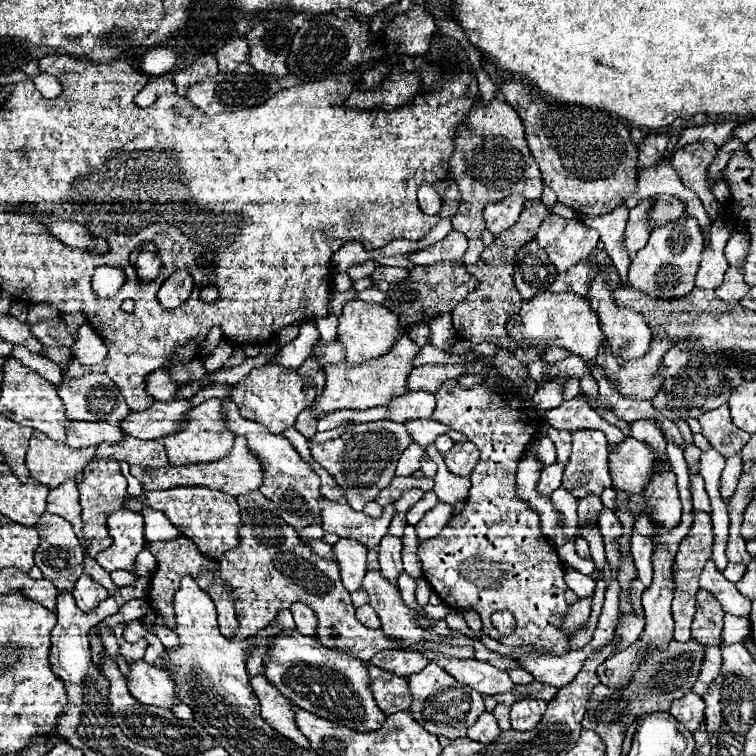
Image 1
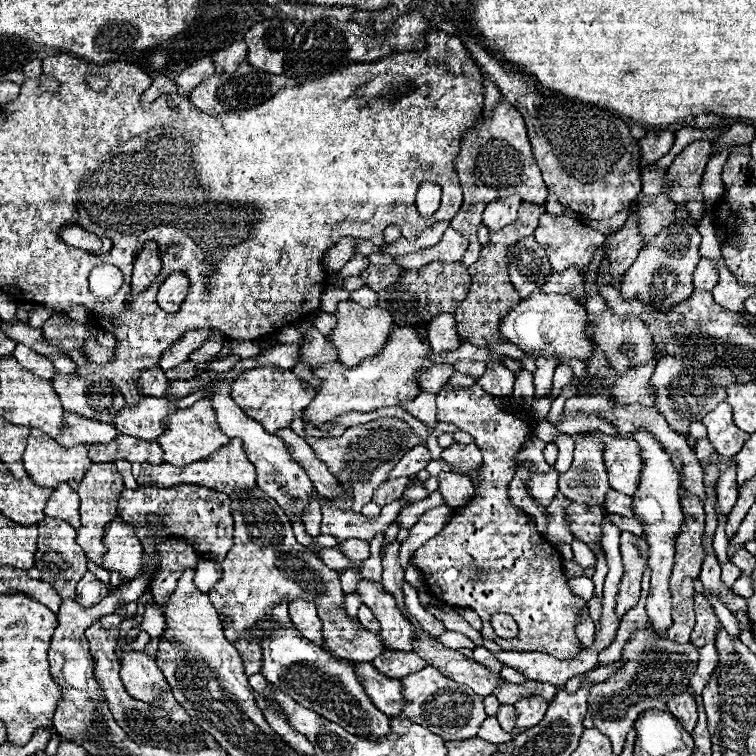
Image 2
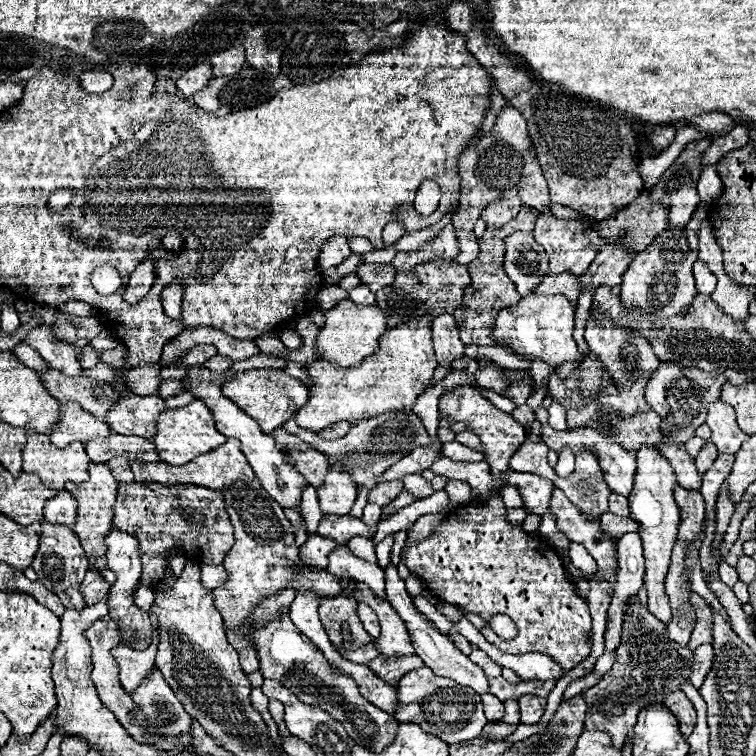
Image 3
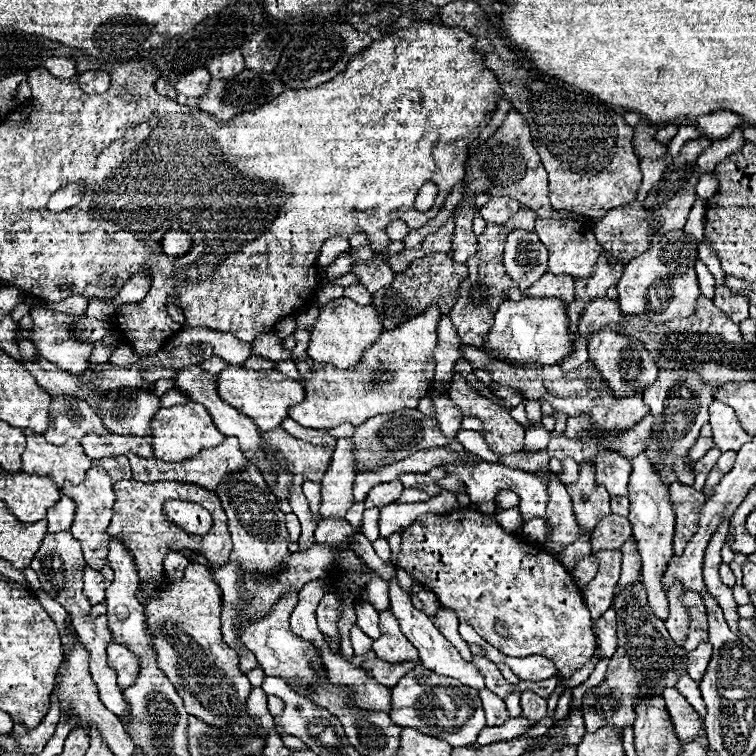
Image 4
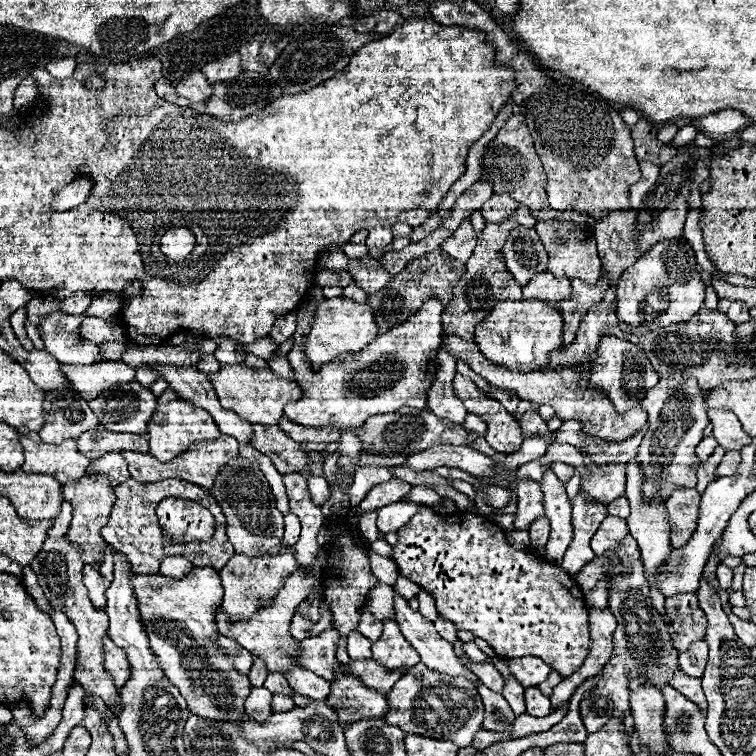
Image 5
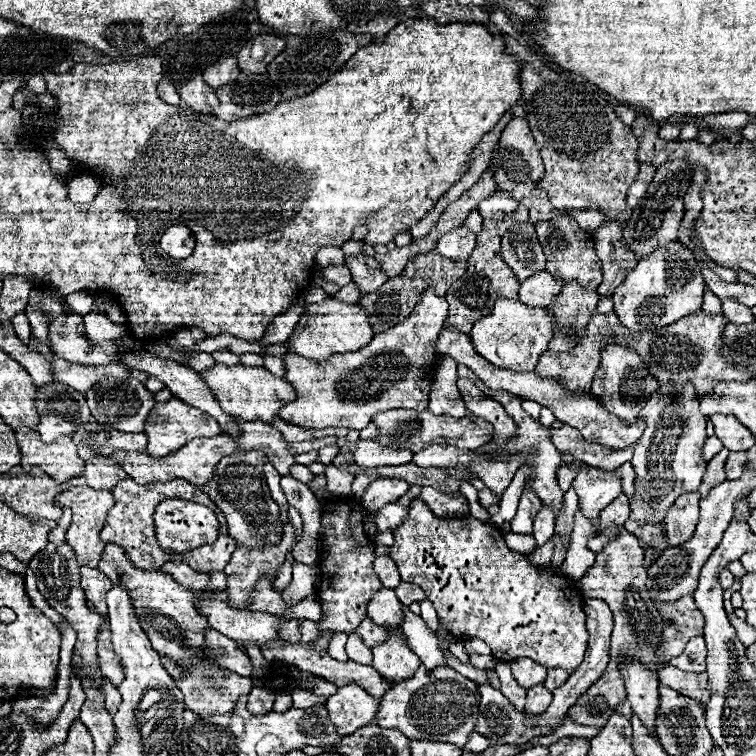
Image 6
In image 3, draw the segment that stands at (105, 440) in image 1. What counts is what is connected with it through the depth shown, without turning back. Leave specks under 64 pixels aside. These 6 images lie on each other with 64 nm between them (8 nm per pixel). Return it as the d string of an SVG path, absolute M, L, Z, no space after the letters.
M60 402L58 422L48 434L50 442L64 448L70 442L84 442L90 438L110 436L112 430L100 418L86 412L78 402Z

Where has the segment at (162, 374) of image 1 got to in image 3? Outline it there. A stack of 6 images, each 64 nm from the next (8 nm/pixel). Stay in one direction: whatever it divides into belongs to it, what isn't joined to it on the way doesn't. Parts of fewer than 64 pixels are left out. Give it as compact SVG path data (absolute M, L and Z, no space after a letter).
M138 366L132 368L128 372L124 372L124 384L132 390L136 390L136 394L140 396L150 396L150 394L158 394L158 386L162 382L162 378L158 376L160 368L158 366Z

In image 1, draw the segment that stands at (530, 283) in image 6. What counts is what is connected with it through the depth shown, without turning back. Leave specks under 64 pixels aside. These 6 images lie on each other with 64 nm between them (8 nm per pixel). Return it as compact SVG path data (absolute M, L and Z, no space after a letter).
M590 260L586 262L580 262L572 268L568 268L566 272L558 274L556 280L548 286L550 292L574 292L576 296L586 296L588 294L588 288L590 288Z

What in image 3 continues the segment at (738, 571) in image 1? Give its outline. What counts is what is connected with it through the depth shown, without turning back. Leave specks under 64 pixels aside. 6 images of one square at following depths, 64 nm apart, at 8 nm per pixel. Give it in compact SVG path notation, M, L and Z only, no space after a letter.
M720 562L720 568L718 568L718 574L720 574L720 580L726 584L726 586L734 586L738 582L738 574L732 566L728 566L726 562Z

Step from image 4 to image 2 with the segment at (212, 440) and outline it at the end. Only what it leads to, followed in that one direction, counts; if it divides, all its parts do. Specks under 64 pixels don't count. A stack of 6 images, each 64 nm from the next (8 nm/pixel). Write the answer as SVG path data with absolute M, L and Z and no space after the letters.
M208 398L194 402L190 408L176 410L164 420L166 430L156 438L164 452L164 462L174 464L174 466L186 466L190 462L202 460L210 456L212 452L218 452L224 444L228 444L228 436L224 436L216 424L216 414Z

